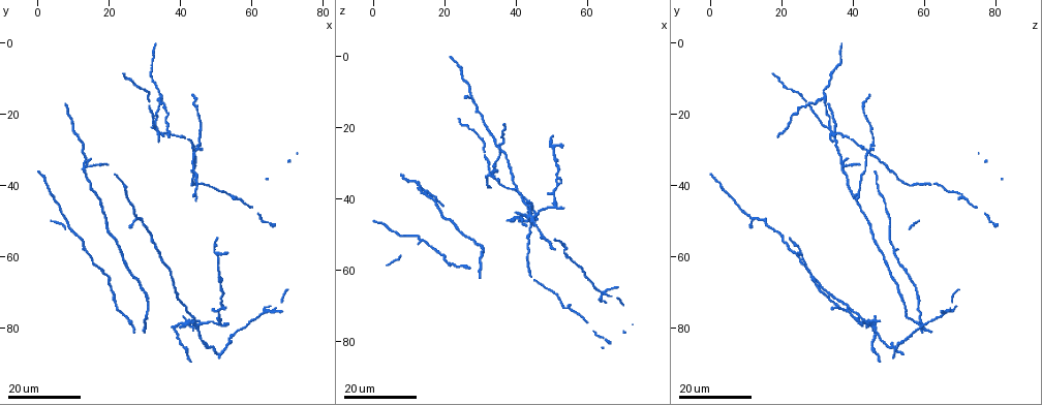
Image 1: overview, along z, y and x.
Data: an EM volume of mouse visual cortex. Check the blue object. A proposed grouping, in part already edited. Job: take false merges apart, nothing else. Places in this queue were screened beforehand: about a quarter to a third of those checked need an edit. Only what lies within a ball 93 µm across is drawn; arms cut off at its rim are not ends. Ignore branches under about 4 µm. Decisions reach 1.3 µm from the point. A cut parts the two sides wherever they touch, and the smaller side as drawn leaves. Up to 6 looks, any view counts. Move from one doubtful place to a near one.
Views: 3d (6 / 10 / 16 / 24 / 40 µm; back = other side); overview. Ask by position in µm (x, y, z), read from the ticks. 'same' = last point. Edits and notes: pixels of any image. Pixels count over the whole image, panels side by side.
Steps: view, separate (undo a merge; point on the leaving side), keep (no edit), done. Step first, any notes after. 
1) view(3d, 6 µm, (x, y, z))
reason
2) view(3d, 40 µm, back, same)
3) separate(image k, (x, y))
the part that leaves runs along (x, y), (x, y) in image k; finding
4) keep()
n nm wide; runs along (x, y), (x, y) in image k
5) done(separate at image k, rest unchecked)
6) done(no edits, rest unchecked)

view(3d, 16 µm, (55.0, 43.5, 71.5))
sudden change in width

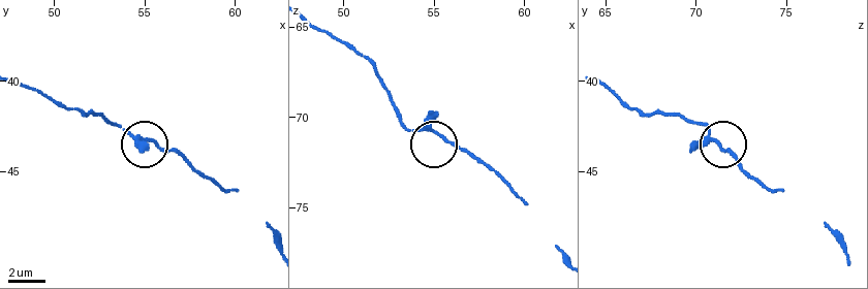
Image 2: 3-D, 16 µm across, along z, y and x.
view(3d, 6 µm, (55.7, 43.5, 71.3))

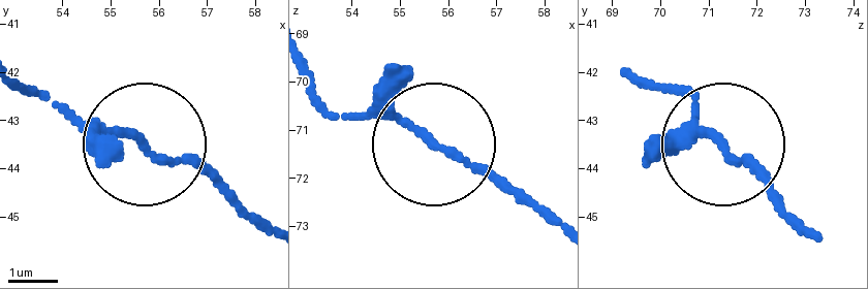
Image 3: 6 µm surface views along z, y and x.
view(3d, 6 µm, back, (55.75, 43.60, 71.35))
from behind

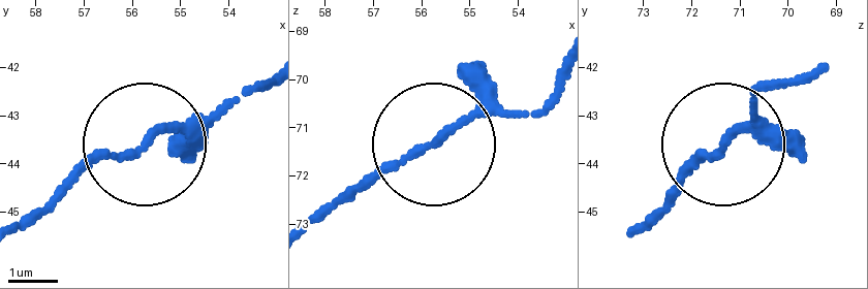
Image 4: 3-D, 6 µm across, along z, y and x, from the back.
keep()
140 nm wide; one neuron here

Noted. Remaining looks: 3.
view(3d, 16 µm, (44.0, 79.0, 44.0))
thin arm on a thick one

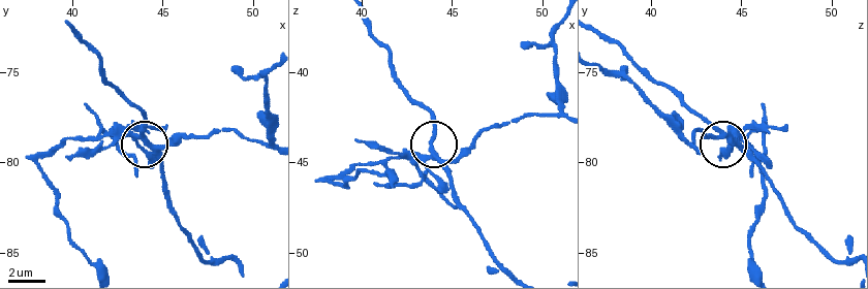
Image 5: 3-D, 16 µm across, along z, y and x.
view(3d, 6 µm, (44.1, 78.6, 44.4))

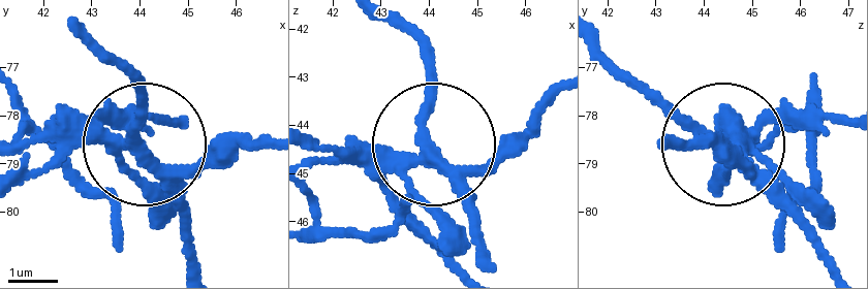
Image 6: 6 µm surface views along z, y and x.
separate(image 6, (89, 134))
4 arms; the part that leaves runs along (149, 162), (80, 137), (18, 141) in image 6; a second neuron is stuck on

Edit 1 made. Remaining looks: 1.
done(separate at image 6, rest unchecked)

